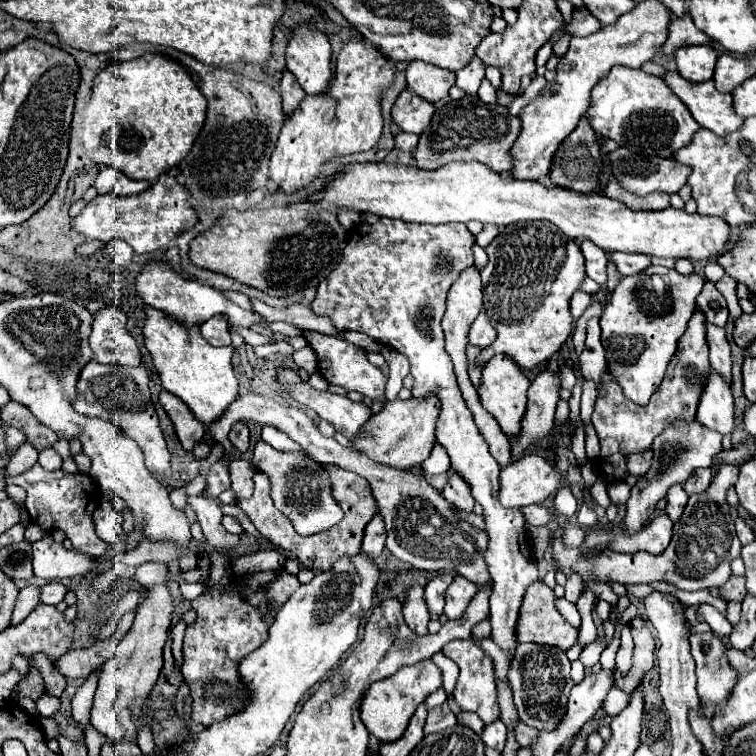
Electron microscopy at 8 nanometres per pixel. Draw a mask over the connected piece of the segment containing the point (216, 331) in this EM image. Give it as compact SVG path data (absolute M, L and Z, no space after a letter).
M216 314L200 326L200 334L212 346L230 346L230 332L228 332L228 318L224 314Z

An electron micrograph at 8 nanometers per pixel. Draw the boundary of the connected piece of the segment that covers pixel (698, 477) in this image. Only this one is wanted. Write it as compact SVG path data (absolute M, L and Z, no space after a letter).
M700 468L698 472L694 472L694 476L684 484L684 492L688 494L688 496L692 496L692 494L700 494L700 492L704 492L708 486L710 486L710 482L712 482L712 470L710 468Z

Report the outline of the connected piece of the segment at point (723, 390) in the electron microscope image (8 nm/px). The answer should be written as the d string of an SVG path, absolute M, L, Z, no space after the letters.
M710 370L710 380L702 392L696 420L722 436L734 432L734 398L730 386Z

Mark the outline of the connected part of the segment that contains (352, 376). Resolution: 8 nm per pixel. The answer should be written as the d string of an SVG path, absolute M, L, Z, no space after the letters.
M308 332L306 340L310 342L310 346L314 348L314 352L318 354L318 368L320 374L336 386L342 386L346 390L354 390L360 392L362 396L370 398L370 400L382 400L384 398L384 388L386 388L386 376L380 368L372 366L366 358L366 352L350 342L338 340L334 336L326 336L326 334L318 334L318 332Z

